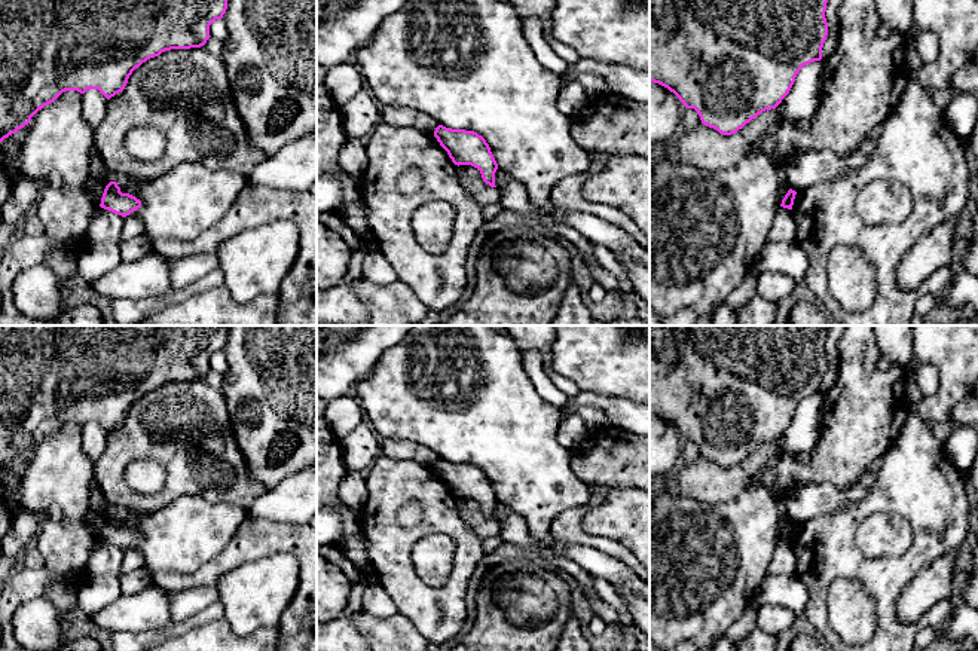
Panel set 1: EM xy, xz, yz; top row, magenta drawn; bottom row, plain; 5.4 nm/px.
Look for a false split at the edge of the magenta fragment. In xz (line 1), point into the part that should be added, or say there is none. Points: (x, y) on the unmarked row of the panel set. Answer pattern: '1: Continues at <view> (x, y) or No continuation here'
1: No continuation here

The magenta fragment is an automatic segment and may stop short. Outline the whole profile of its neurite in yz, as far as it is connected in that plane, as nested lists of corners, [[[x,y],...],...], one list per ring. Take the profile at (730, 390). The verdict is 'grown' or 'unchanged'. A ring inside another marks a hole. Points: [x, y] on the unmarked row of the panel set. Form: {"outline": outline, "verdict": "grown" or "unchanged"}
{"outline": [[[650,326],[650,415],[667,421],[687,441],[694,441],[703,458],[724,468],[736,467],[762,444],[776,441],[804,398],[822,392],[828,369],[825,345],[829,328],[831,326]]], "verdict": "unchanged"}

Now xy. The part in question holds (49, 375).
{"outline": [[[0,326],[0,476],[30,456],[45,438],[65,424],[85,427],[98,422],[107,433],[122,425],[135,401],[150,391],[171,382],[201,380],[210,369],[210,358],[221,352],[227,342],[229,326]]], "verdict": "unchanged"}

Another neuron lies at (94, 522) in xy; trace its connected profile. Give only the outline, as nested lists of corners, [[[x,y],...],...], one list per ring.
[[[88,513],[88,514],[83,517],[83,523],[88,526],[89,532],[91,532],[97,540],[100,540],[106,519],[107,519],[107,517],[103,517],[103,516],[100,516],[100,514]]]

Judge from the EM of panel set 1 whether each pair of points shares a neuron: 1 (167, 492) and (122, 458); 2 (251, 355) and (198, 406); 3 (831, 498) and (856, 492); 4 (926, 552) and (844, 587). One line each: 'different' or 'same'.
1: same
2: different
3: same
4: different

